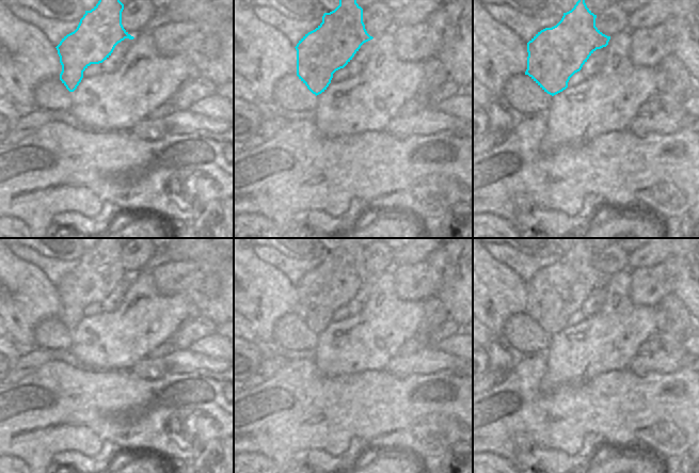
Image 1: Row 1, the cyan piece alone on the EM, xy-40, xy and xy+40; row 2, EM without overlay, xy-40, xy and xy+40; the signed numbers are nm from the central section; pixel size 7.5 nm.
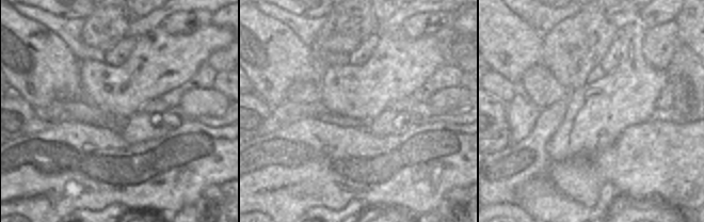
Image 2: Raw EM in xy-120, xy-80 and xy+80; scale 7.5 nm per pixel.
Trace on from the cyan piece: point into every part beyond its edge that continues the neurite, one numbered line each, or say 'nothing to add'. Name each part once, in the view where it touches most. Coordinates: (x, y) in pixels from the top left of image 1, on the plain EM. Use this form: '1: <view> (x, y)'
nothing to add

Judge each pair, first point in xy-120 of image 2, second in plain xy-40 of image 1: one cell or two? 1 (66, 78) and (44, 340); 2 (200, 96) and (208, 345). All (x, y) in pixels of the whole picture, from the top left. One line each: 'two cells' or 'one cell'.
1: two cells
2: one cell

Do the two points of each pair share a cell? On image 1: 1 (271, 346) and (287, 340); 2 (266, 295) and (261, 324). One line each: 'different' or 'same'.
1: different
2: same

